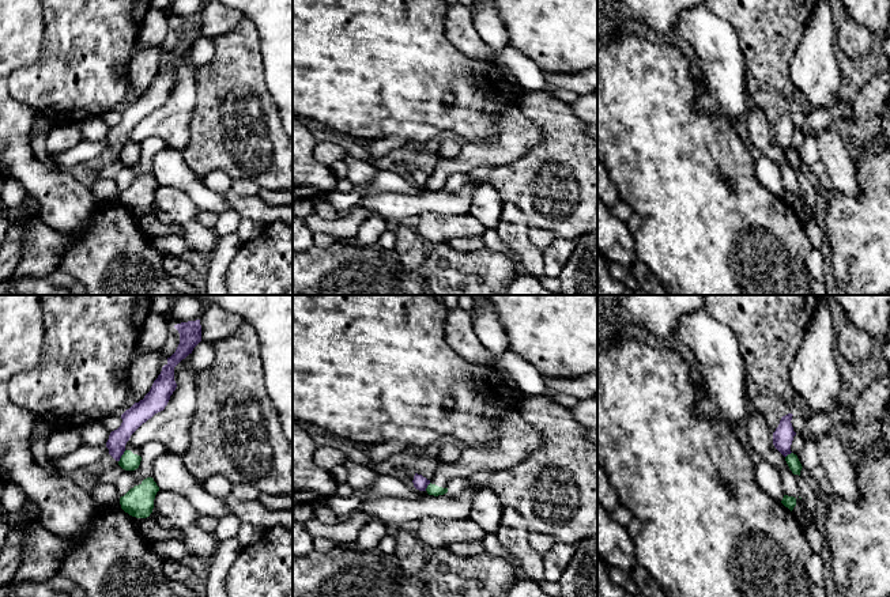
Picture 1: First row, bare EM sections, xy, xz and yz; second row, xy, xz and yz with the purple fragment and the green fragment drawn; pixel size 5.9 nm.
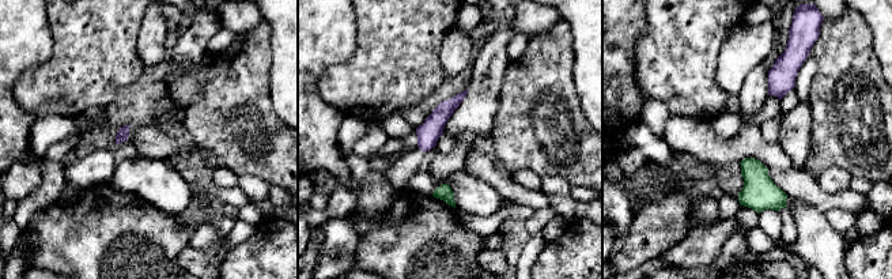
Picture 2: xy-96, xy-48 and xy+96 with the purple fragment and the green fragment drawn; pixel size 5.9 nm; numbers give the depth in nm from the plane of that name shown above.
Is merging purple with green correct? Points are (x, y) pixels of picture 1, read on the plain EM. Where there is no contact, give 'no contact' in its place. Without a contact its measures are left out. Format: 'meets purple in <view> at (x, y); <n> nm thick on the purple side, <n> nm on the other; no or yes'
meets purple in xy at (121, 150); 120 nm thick on the purple side, 110 nm on the other; no

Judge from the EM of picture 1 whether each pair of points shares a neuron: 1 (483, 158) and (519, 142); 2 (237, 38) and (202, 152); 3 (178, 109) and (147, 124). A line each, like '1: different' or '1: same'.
1: same
2: same
3: same

